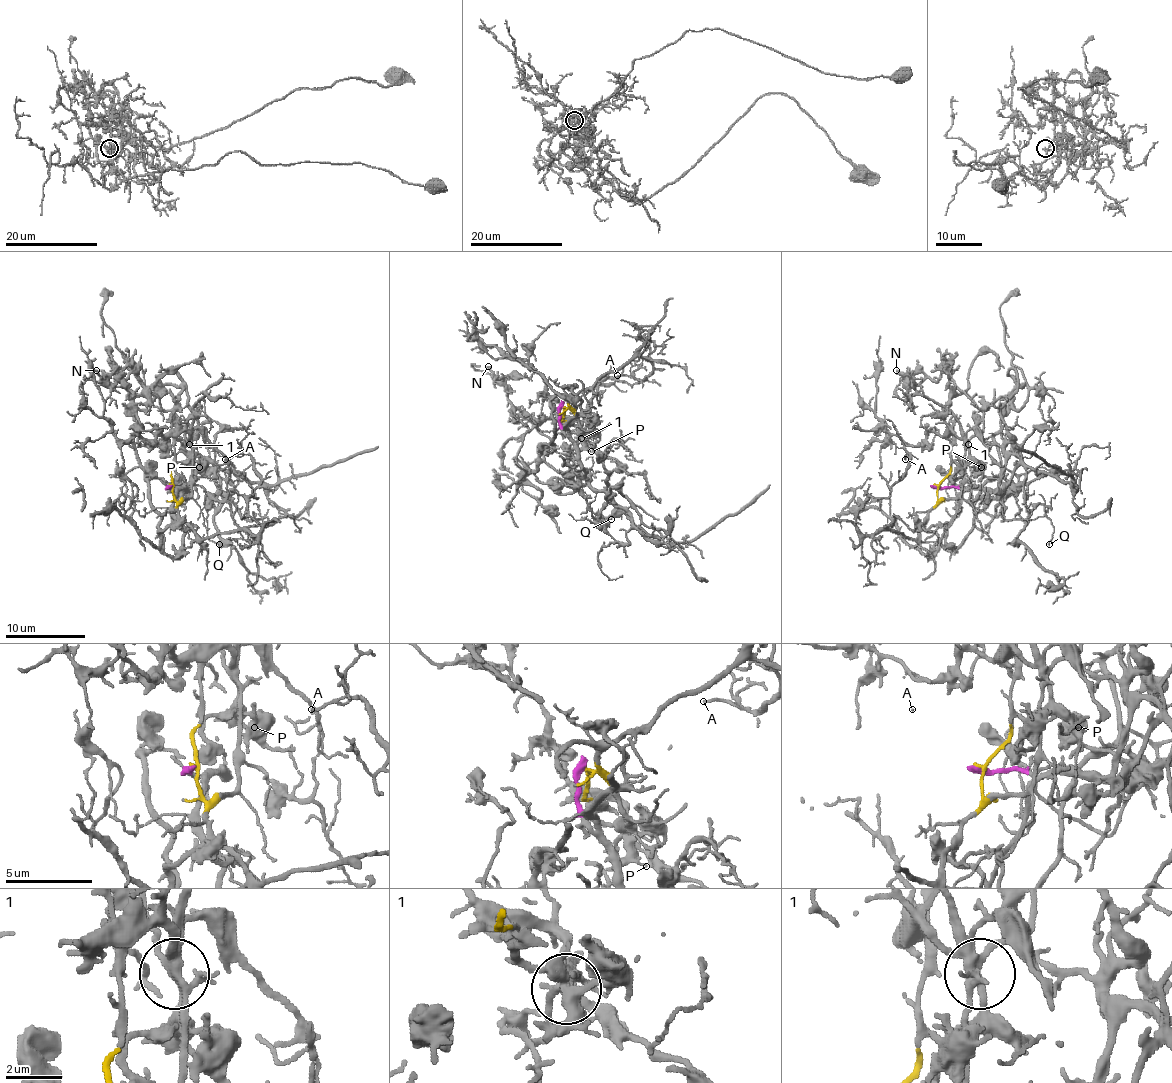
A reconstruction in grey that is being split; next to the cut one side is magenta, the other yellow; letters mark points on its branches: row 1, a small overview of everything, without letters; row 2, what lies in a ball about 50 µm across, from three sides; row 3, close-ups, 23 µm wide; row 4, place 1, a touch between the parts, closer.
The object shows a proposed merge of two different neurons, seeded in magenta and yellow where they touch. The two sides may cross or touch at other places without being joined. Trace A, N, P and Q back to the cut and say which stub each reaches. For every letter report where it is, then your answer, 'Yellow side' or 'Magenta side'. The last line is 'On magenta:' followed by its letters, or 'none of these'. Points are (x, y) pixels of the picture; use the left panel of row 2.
A: Place: (225, 459). Yellow side
N: Place: (96, 370). Magenta side
P: Place: (199, 467). Magenta side
Q: Place: (219, 544). Magenta side
On magenta: N, P, Q

